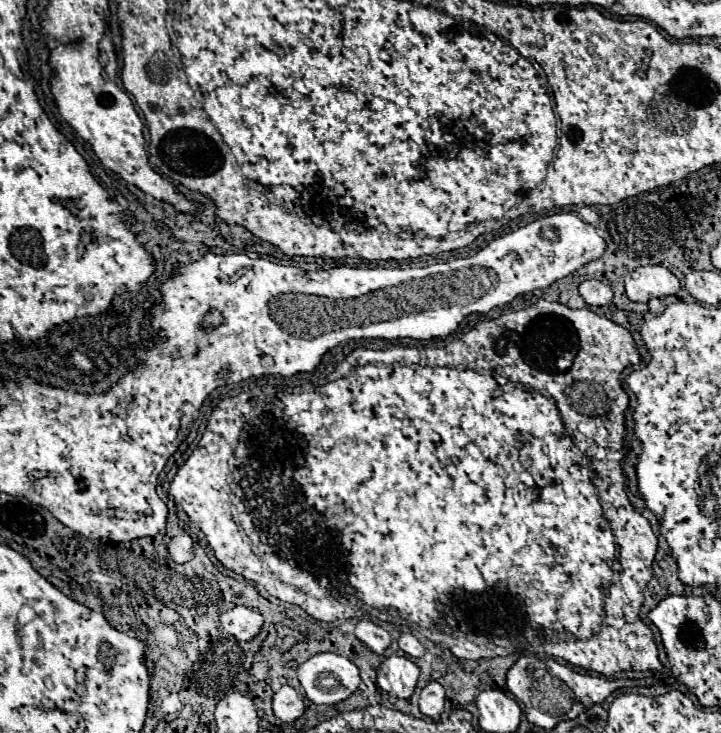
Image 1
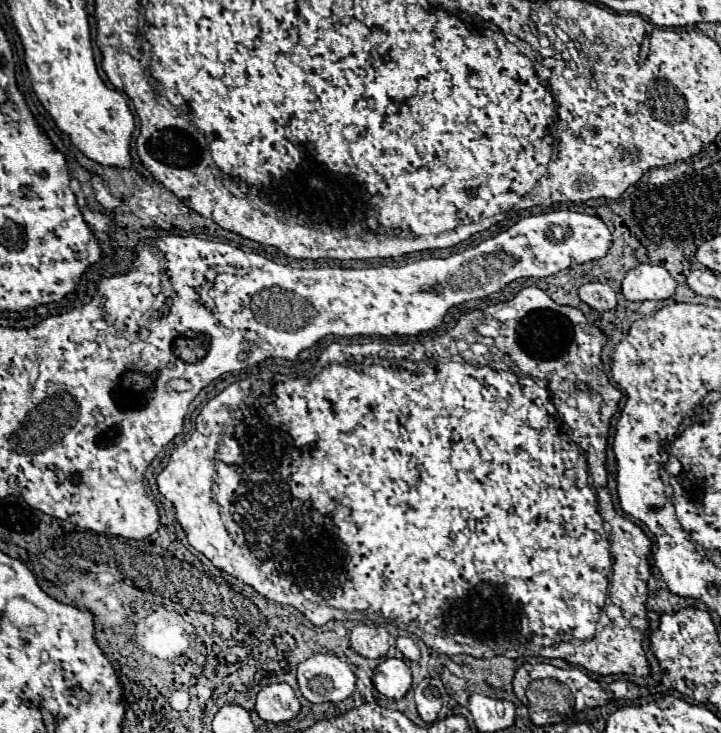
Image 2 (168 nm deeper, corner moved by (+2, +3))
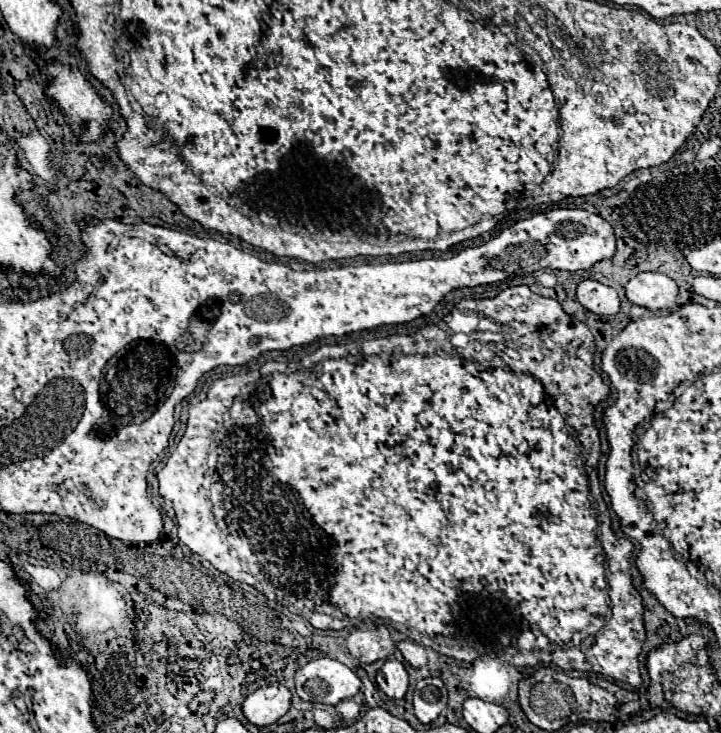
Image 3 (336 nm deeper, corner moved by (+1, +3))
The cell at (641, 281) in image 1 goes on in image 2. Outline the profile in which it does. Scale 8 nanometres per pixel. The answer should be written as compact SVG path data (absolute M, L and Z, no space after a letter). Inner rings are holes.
M638 264L622 280L622 294L626 300L668 300L676 290L674 278L662 266Z

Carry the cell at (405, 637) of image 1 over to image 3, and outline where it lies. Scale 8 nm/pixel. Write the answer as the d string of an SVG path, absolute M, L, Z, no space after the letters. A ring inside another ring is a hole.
M403 640L397 644L397 648L401 650L403 658L413 666L413 668L421 668L427 664L427 654L425 654L425 648L417 642L411 642L411 640Z

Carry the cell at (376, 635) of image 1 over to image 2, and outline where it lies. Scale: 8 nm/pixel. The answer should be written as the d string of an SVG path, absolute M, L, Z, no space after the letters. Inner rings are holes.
M356 624L350 632L350 646L364 658L382 658L388 652L388 630L376 624Z

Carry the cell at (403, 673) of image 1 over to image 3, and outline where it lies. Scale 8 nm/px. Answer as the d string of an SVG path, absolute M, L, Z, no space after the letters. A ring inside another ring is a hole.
M385 660L383 668L377 672L377 686L389 698L403 698L409 688L409 674L399 660Z

